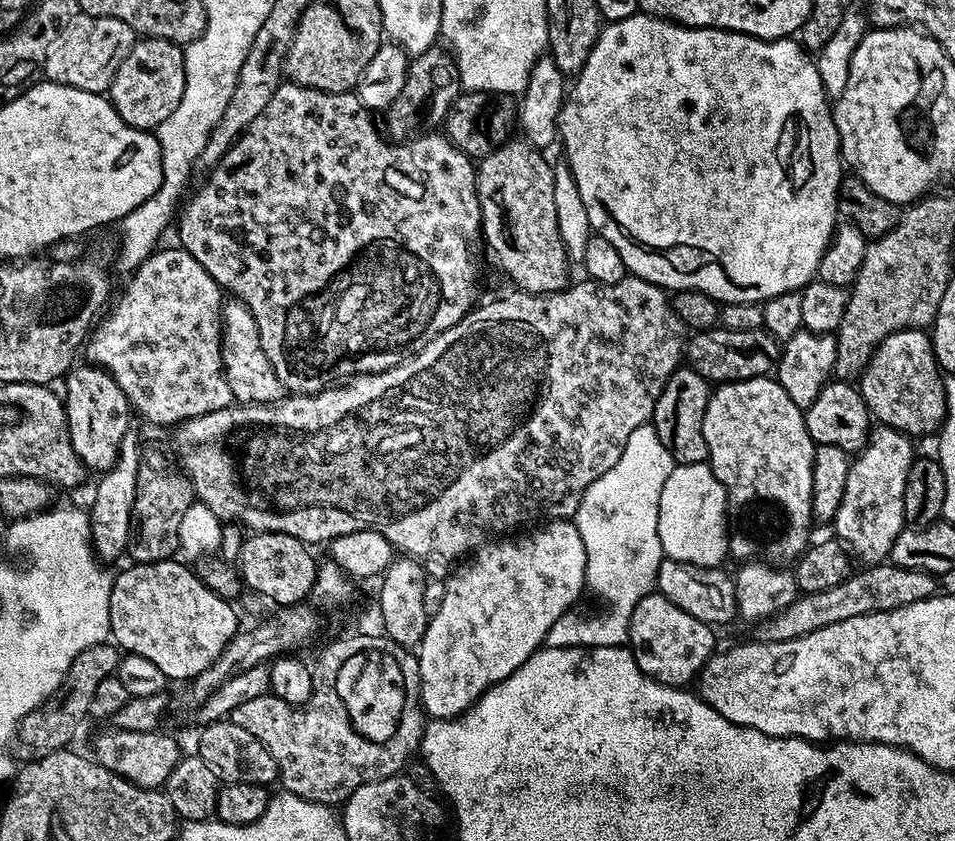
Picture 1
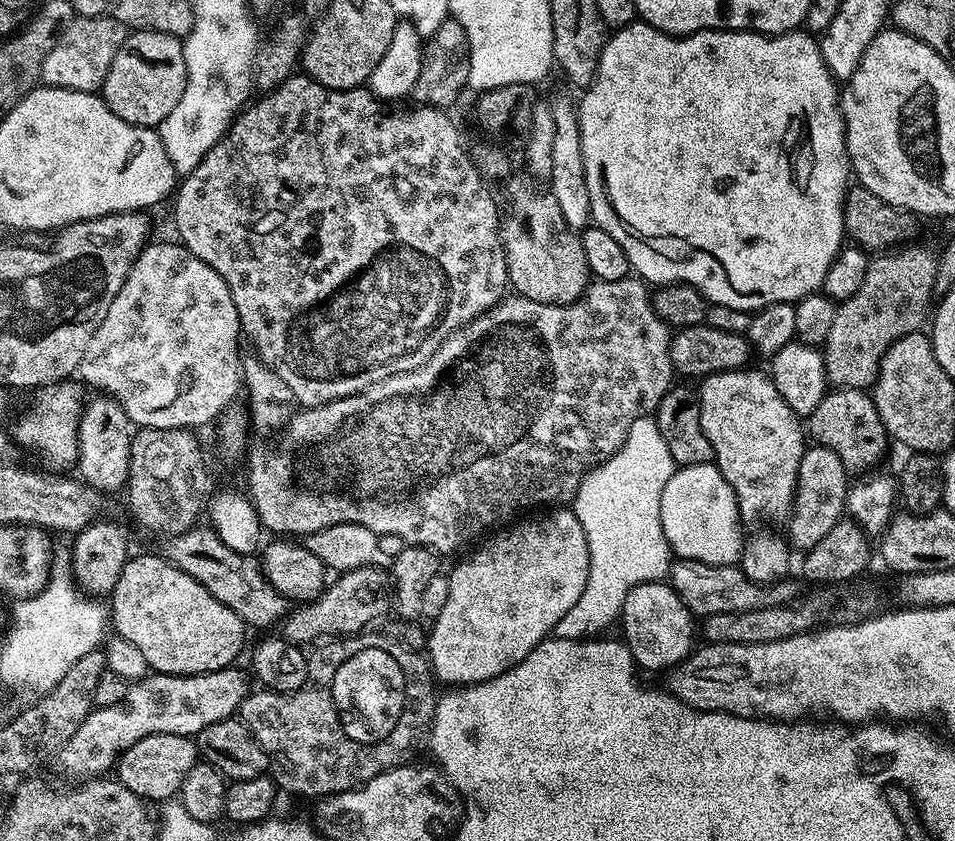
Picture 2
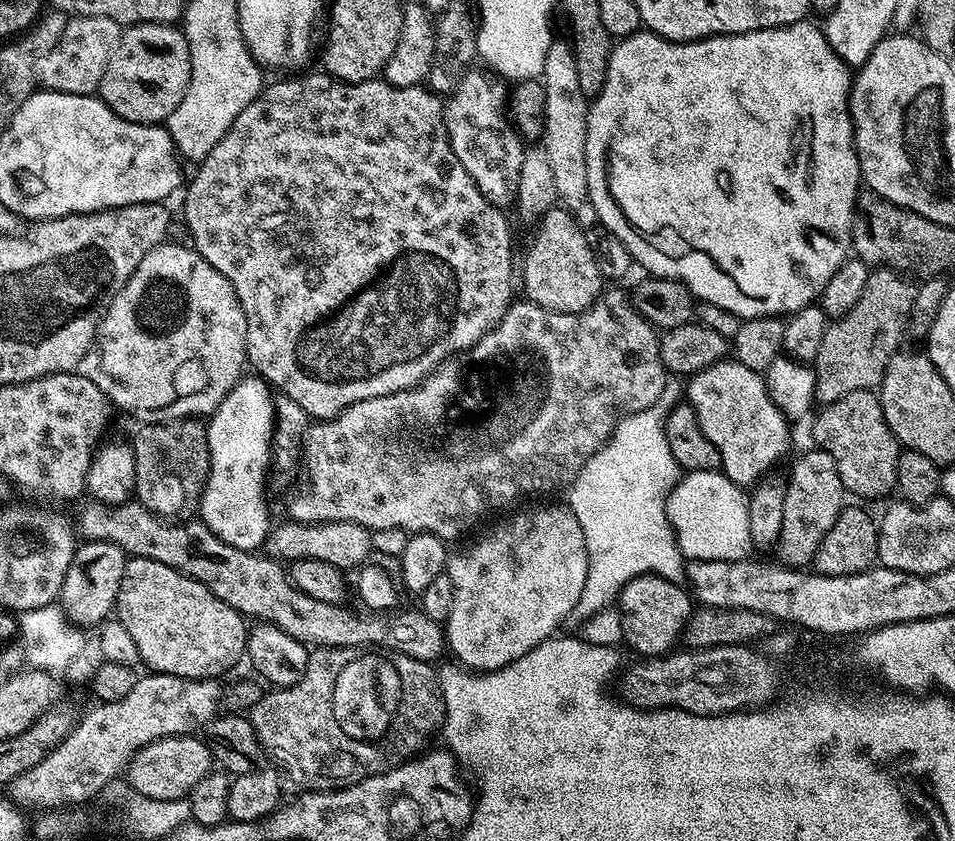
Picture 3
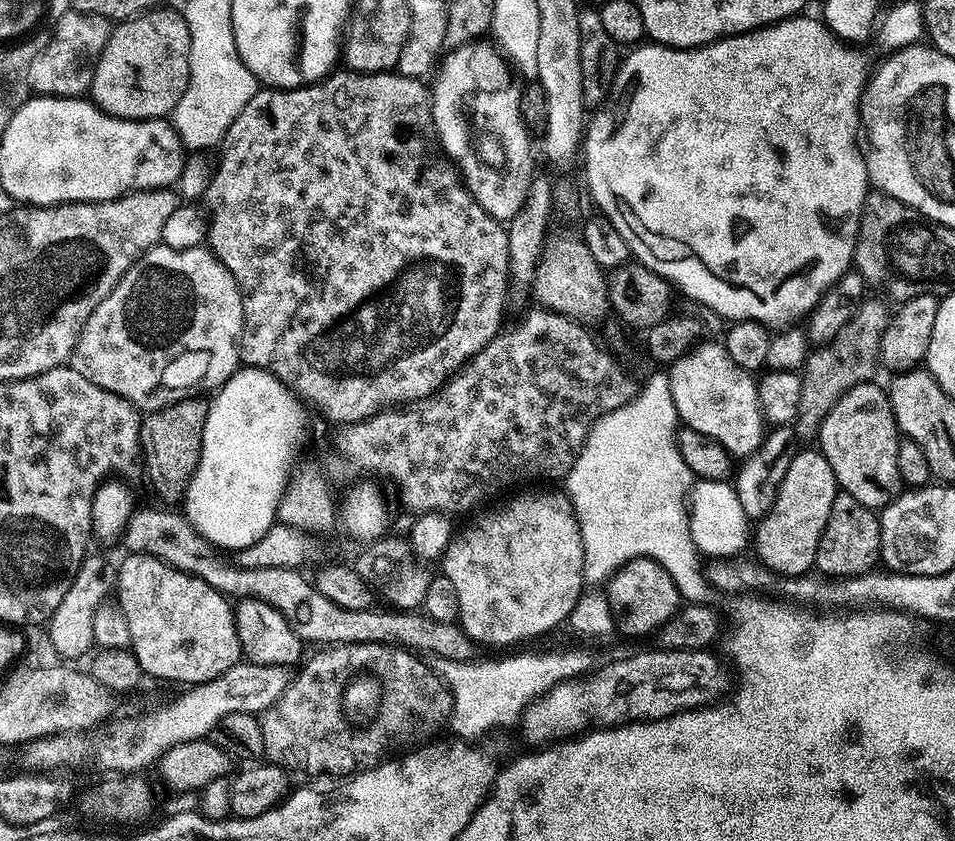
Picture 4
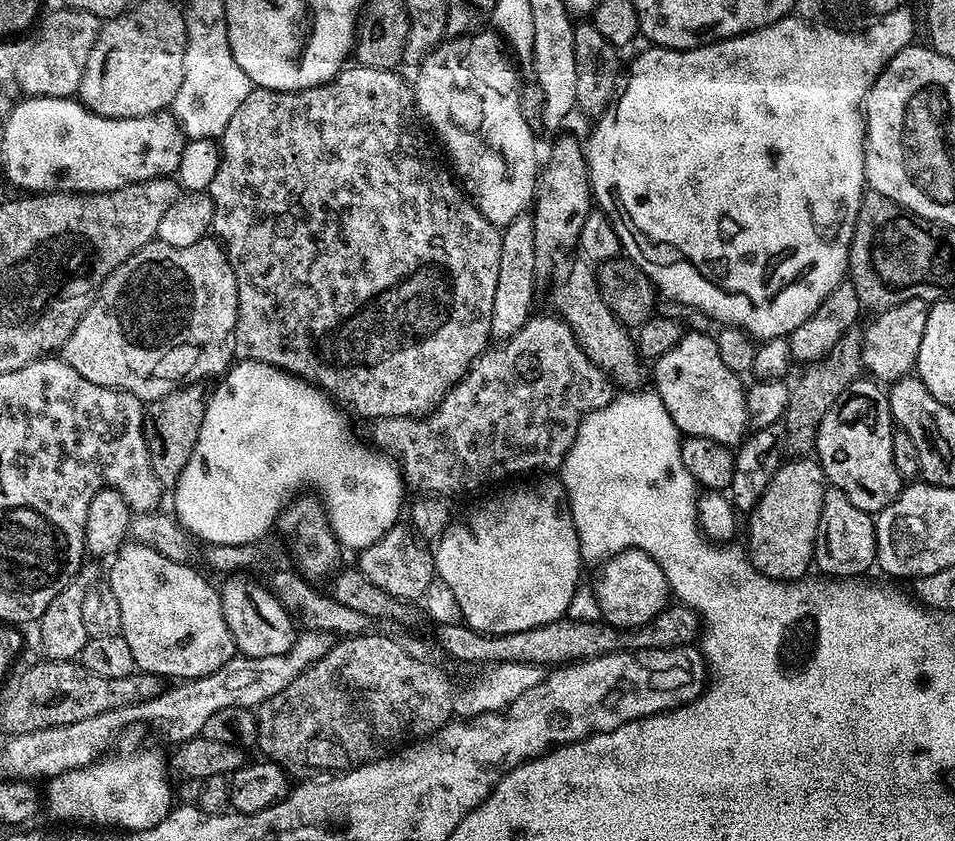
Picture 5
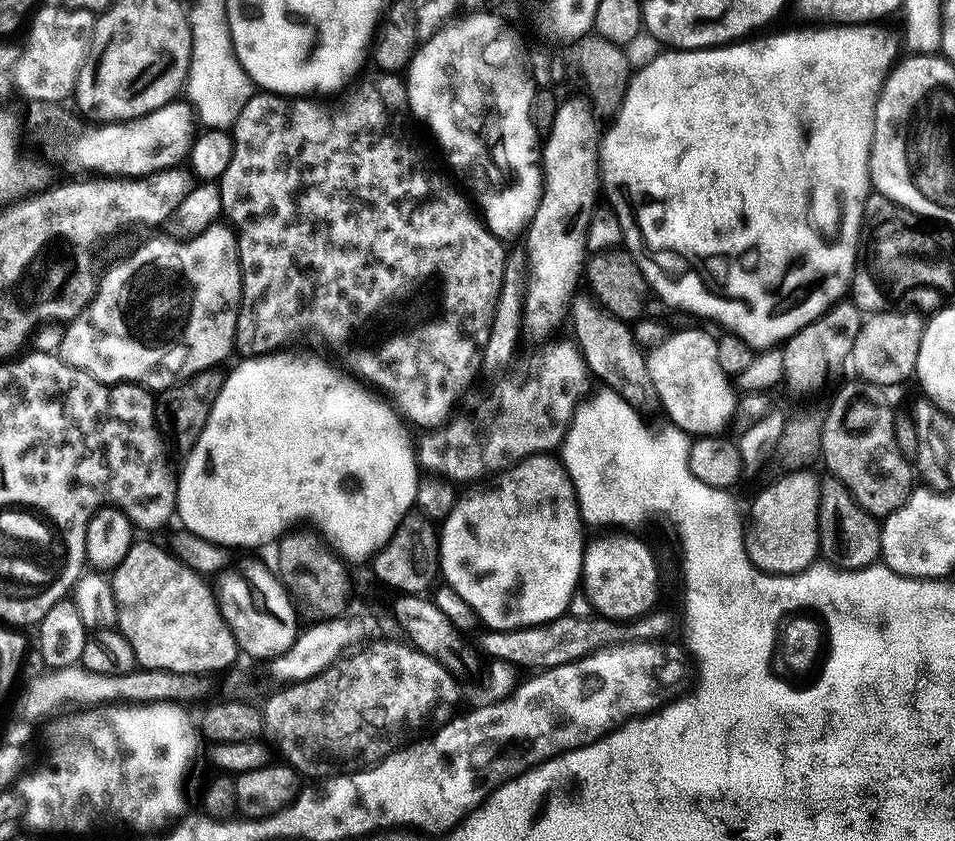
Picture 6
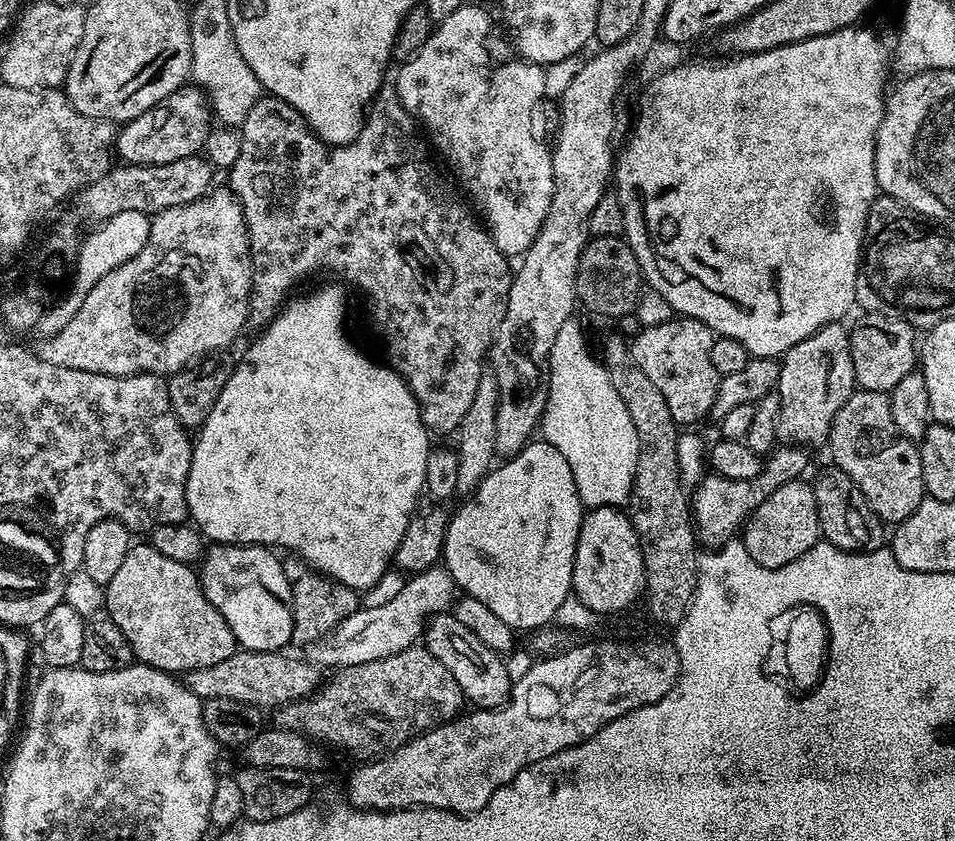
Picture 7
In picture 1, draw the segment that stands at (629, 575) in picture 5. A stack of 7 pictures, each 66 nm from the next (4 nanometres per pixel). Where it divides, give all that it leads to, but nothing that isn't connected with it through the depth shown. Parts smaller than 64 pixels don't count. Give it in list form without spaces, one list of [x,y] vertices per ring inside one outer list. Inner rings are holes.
[[[655,590],[641,598],[634,606],[632,617],[629,618],[629,641],[634,658],[642,671],[660,684],[688,686],[691,680],[693,683],[706,666],[708,659],[717,651],[716,636],[712,632],[715,632],[713,625],[702,623],[698,618],[686,614],[686,610],[678,610],[674,602],[670,602]]]

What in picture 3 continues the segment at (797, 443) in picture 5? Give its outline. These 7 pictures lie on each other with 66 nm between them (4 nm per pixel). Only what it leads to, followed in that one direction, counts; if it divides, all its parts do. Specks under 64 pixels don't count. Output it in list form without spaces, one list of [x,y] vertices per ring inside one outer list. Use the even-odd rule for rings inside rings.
[[[887,266],[869,271],[865,285],[862,286],[862,294],[858,294],[858,300],[844,314],[829,323],[828,329],[822,334],[822,346],[818,346],[814,361],[817,405],[833,404],[838,398],[857,390],[879,389],[888,360],[901,347],[900,339],[903,338],[904,332],[906,336],[910,328],[917,285],[911,284],[904,276],[907,275]]]

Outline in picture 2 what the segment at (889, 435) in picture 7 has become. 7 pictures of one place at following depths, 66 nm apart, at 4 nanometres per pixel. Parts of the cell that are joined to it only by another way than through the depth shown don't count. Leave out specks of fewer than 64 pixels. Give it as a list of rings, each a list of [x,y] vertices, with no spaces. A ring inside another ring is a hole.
[[[858,388],[825,391],[822,402],[818,402],[812,415],[807,417],[806,428],[811,439],[813,436],[817,445],[834,450],[834,454],[838,454],[844,467],[852,474],[864,474],[875,469],[872,467],[883,458],[884,451],[890,445],[888,431],[884,428],[882,418],[878,418],[871,395]]]

